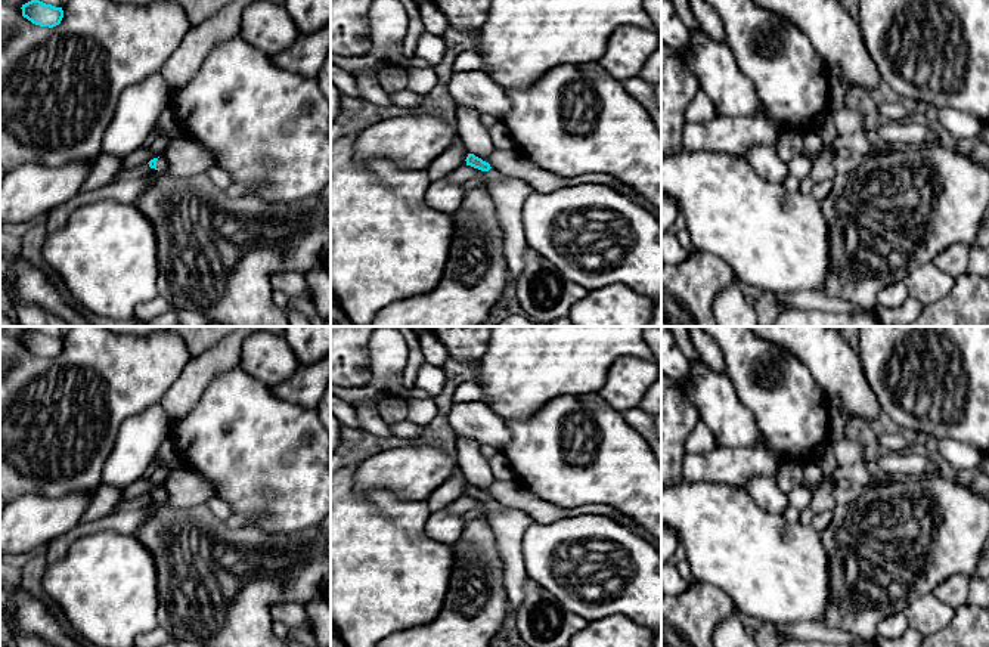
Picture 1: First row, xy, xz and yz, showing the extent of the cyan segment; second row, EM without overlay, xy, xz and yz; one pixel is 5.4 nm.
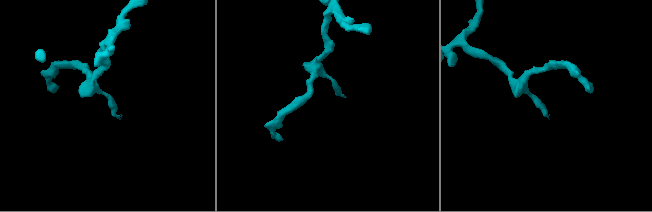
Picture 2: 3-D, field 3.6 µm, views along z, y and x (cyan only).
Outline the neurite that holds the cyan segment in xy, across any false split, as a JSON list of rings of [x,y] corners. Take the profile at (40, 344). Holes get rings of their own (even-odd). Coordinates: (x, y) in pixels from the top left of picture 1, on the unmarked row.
[[[37,329],[22,335],[22,347],[40,357],[53,359],[61,355],[63,349],[62,338],[46,335]]]

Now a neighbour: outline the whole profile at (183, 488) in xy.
[[[185,467],[170,471],[162,487],[167,498],[159,502],[149,499],[146,507],[190,508],[217,496],[216,487],[208,479]]]

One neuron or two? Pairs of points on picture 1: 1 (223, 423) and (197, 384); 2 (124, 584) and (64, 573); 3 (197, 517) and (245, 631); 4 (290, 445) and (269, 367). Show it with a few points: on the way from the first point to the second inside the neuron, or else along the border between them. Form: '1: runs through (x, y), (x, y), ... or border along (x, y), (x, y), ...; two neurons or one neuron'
1: border along (228, 370), (211, 381), (180, 420); two neurons
2: runs through (109, 584), (78, 582); one neuron
3: runs through (197, 545), (197, 557), (225, 603); one neuron
4: border along (241, 367), (270, 387); two neurons

